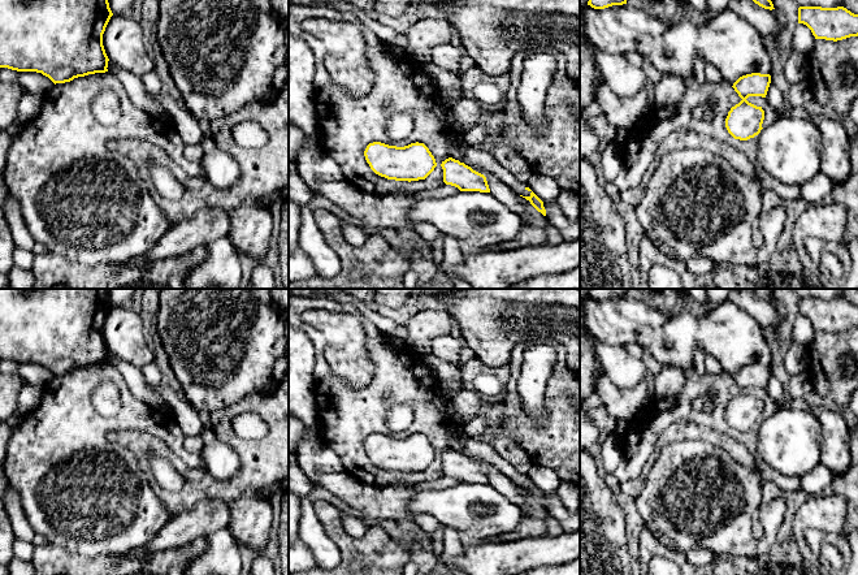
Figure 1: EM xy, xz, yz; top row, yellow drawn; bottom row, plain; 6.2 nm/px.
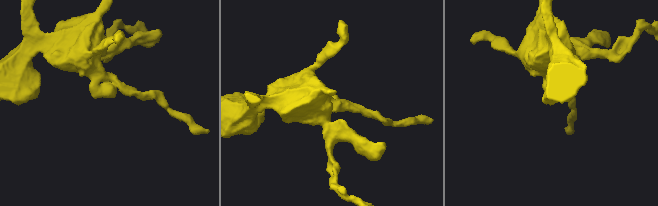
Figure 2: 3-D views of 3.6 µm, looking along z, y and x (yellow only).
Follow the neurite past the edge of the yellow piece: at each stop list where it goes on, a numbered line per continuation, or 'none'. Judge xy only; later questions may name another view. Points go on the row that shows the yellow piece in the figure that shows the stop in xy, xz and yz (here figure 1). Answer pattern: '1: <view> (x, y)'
none

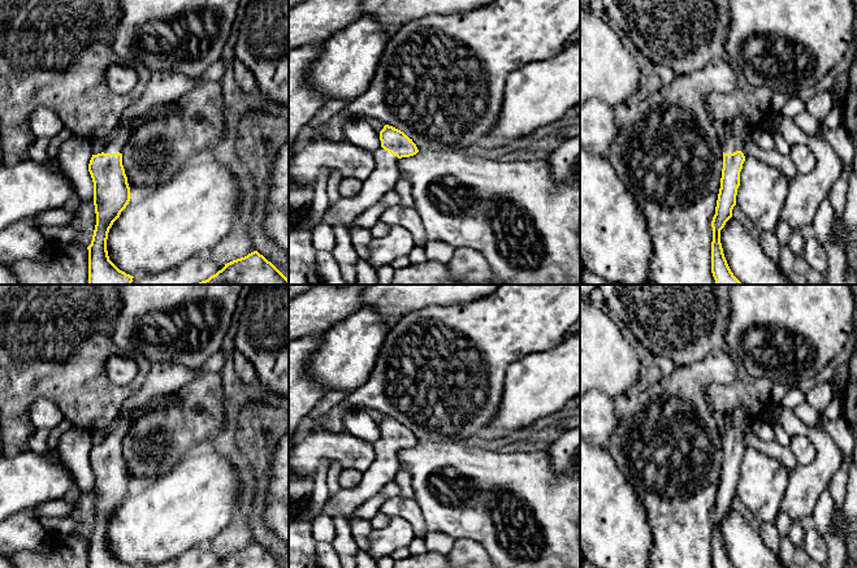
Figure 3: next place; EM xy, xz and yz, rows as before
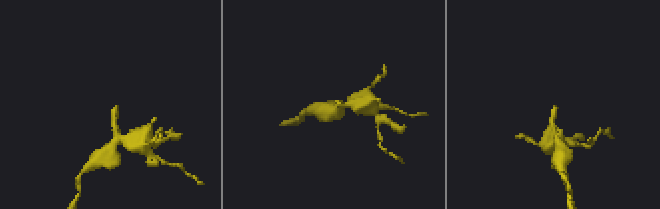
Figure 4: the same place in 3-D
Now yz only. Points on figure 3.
1: yz (740, 130)

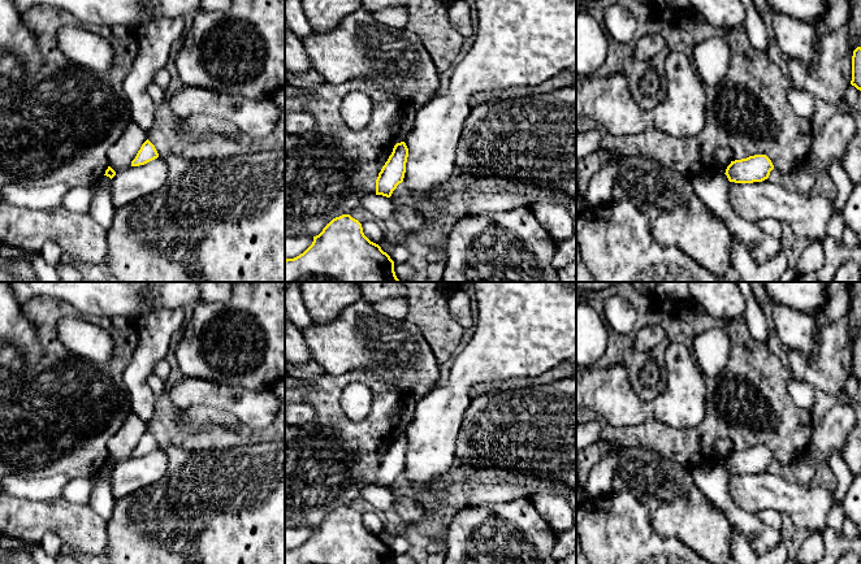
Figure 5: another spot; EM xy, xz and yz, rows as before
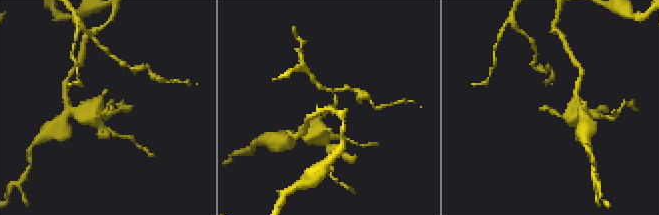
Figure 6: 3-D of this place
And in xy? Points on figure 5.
none

